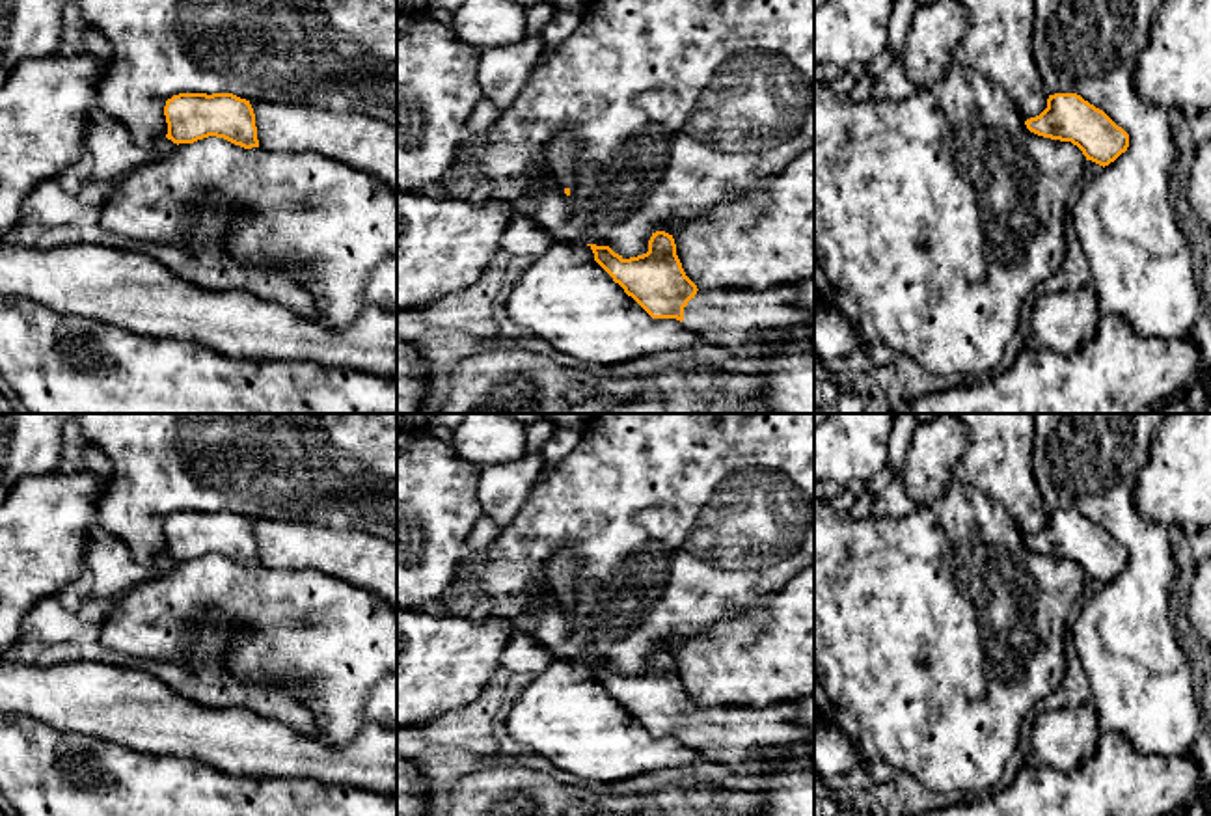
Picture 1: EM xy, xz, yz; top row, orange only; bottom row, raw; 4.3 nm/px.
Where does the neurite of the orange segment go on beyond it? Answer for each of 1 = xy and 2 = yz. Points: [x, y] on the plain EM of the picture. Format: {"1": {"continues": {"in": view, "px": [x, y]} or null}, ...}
{"1": {"continues": null}, "2": {"continues": null}}

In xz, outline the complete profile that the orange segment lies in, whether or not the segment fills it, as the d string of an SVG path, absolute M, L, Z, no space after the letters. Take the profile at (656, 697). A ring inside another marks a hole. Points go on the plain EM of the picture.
M652 650L648 669L624 676L609 663L587 661L594 678L632 714L652 736L676 736L693 747L701 758L730 768L730 782L756 788L769 773L773 760L796 755L814 734L814 728L797 719L792 702L777 702L764 708L717 706L699 708L686 693L676 673L673 652Z

